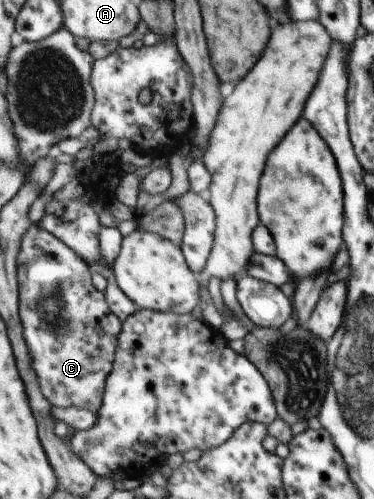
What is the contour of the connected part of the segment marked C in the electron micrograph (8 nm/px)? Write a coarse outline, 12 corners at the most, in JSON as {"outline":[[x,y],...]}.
{"outline":[[41,223],[19,314],[42,393],[99,412],[124,322]]}

